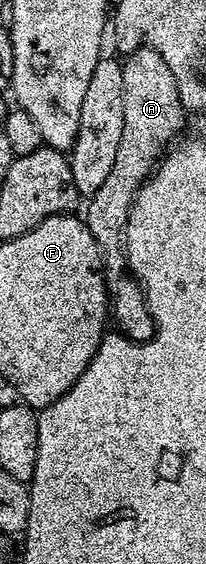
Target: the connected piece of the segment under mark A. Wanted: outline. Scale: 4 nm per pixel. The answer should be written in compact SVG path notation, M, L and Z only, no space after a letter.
M134 49L126 54L122 67L125 123L121 127L121 144L117 146L117 155L105 183L101 183L101 187L97 187L95 194L86 202L85 220L93 239L97 239L99 252L106 258L105 276L113 302L113 321L119 324L116 325L118 332L131 341L150 341L155 336L155 319L147 309L144 290L125 268L124 258L120 256L121 242L125 237L127 216L135 193L148 180L168 146L184 132L185 99L179 94L173 71L169 71L165 59L161 59L155 49Z

